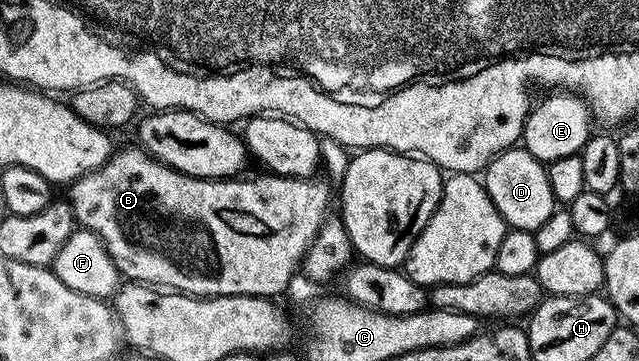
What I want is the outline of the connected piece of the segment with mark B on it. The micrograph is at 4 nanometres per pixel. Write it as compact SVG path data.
M122 149L111 152L110 158L96 171L86 173L69 186L68 200L70 210L74 213L75 222L81 228L92 230L104 243L112 263L116 263L119 274L127 282L153 285L163 291L177 291L188 293L192 297L227 297L228 295L244 295L245 297L277 298L277 293L282 293L290 285L294 272L299 272L303 264L308 247L312 239L320 231L323 221L328 216L326 208L330 205L330 189L319 179L308 177L280 177L277 175L265 175L255 181L242 181L243 179L194 178L188 174L182 174L178 170L151 157L145 149Z

